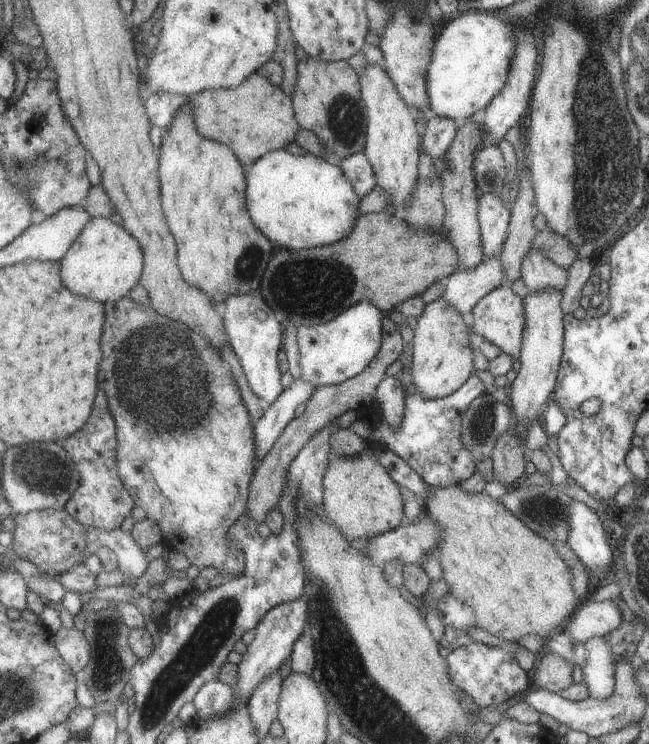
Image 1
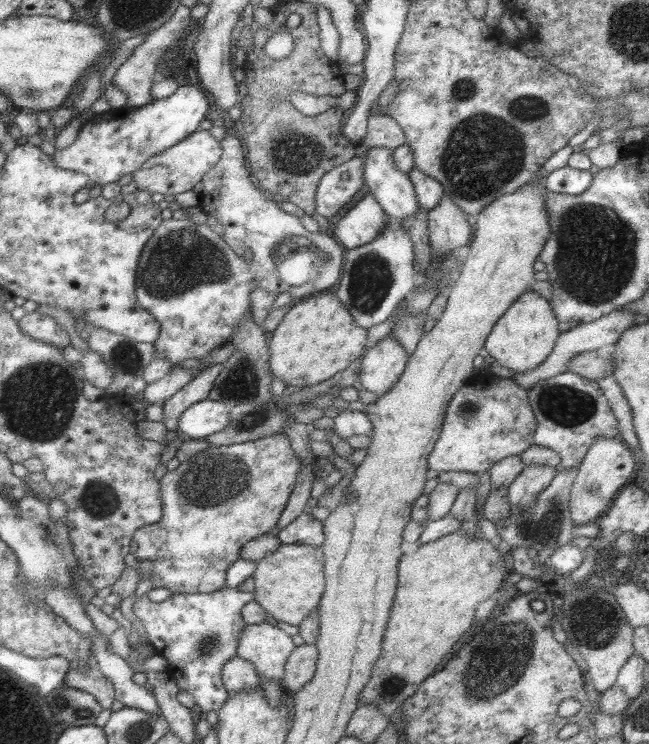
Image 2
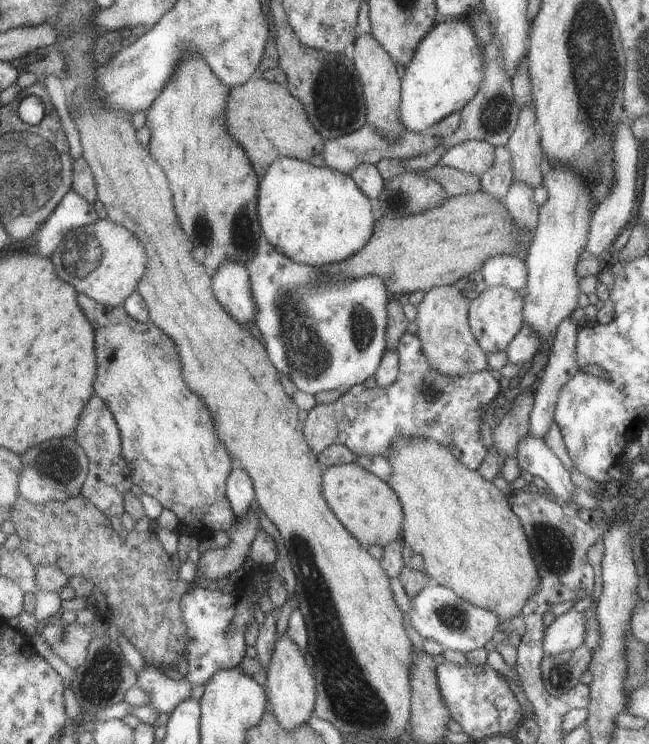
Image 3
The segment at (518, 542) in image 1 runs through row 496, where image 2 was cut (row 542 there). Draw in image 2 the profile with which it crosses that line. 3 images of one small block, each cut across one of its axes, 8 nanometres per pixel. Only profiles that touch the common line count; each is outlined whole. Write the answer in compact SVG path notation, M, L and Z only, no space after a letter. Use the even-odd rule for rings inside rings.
M460 530L454 531L448 536L420 545L414 553L403 555L398 563L398 588L386 626L382 652L372 668L370 681L361 692L360 703L378 705L390 720L394 712L398 712L398 708L402 707L403 702L416 692L420 684L444 665L448 654L476 622L477 606L498 595L498 590L510 571L509 567L509 556L505 556L492 545L481 530L477 535Z

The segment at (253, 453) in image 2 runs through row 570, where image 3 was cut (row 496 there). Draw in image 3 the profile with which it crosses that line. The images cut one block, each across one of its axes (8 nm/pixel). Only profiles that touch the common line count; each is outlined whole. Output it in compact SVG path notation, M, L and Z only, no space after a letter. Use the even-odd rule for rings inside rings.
M84 293L78 294L78 306L90 324L96 326L96 356L98 376L94 392L112 411L122 441L122 452L130 468L134 484L145 494L156 498L163 508L176 514L180 522L199 530L199 538L219 533L230 534L234 528L233 512L226 496L227 478L234 462L227 448L218 440L212 416L204 402L182 382L180 360L168 336L154 324L134 320L123 306L109 307L92 300Z

